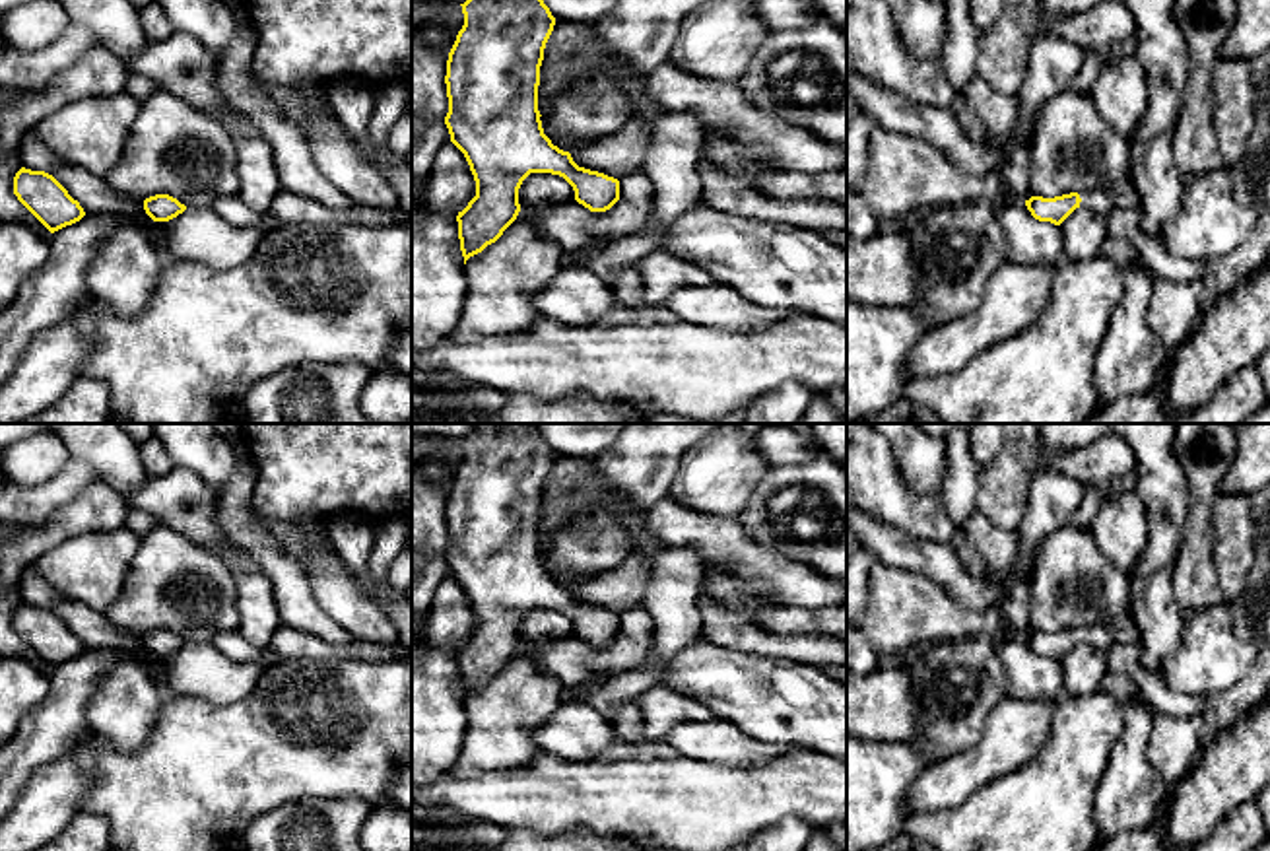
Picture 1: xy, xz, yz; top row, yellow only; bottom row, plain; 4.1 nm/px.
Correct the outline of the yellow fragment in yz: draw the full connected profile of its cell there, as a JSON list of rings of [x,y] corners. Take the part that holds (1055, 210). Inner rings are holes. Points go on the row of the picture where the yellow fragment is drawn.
[[[1097,188],[1054,198],[1031,196],[1025,200],[1025,206],[1035,220],[1060,225],[1076,208],[1089,208],[1091,212],[1105,216],[1117,208],[1119,202],[1113,188]]]

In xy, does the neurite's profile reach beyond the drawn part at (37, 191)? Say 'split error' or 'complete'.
complete

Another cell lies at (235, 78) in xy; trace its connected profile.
[[[237,21],[229,52],[216,74],[216,87],[227,105],[249,119],[270,144],[282,188],[330,210],[350,212],[357,208],[355,202],[318,173],[303,132],[280,113],[280,107],[258,84],[252,68],[256,43],[254,29]]]

